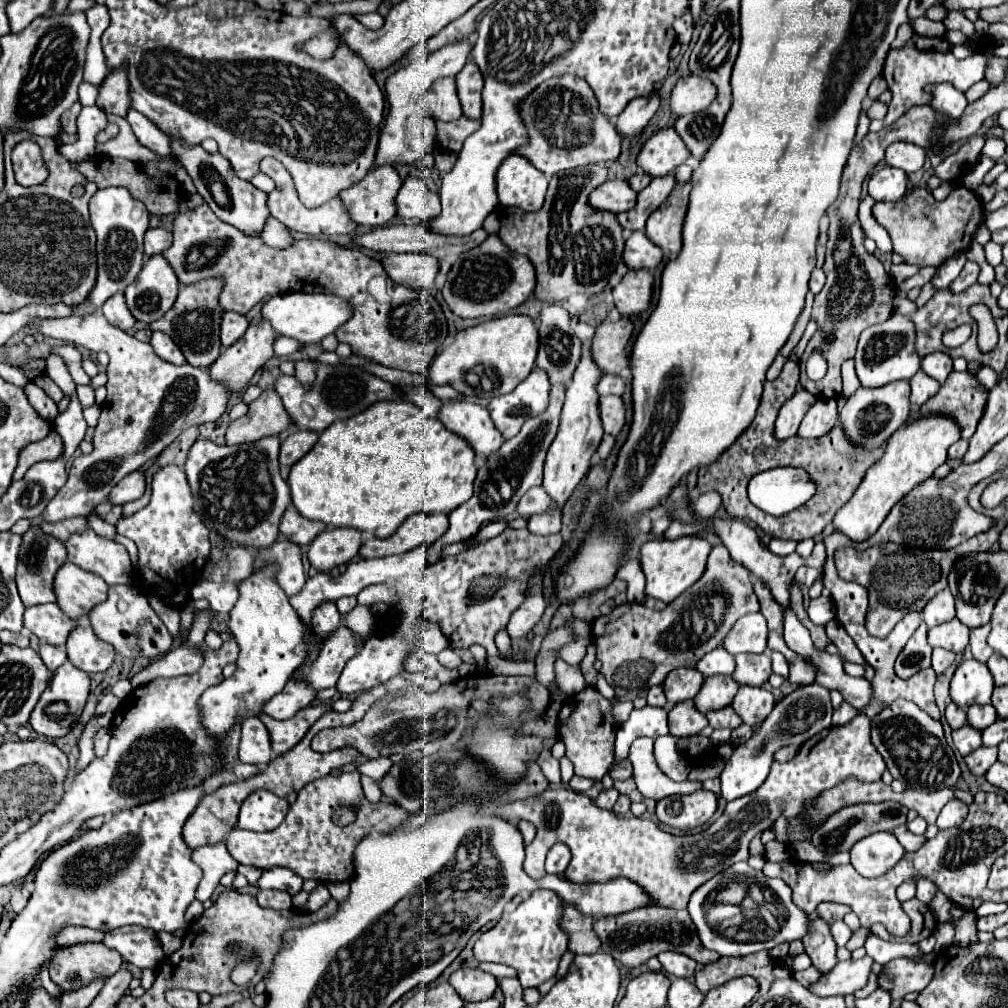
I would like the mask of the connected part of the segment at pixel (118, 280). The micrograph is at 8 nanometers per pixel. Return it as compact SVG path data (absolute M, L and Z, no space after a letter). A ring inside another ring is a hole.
M102 188L98 190L90 200L90 218L92 226L96 230L98 242L96 242L96 256L98 256L98 278L94 288L90 290L88 298L76 306L72 306L74 316L86 316L94 314L110 296L116 292L124 292L142 270L142 240L144 232L148 228L148 210L146 206L132 198L132 194L124 188ZM134 256L134 264L130 264L130 258Z

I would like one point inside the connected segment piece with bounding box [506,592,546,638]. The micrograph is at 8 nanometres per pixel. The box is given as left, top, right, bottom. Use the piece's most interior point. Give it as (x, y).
(526, 617)

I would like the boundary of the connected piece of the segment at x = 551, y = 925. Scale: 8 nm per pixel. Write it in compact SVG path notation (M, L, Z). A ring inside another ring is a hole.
M538 888L514 912L504 912L502 918L488 932L480 934L480 938L474 944L474 956L480 962L498 962L512 966L518 974L522 988L538 986L556 974L558 962L568 950L568 934L560 926L560 920L560 896L552 890Z

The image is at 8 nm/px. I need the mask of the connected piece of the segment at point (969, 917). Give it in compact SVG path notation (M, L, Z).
M968 912L962 918L954 920L954 924L956 924L954 944L958 944L958 946L970 946L970 944L978 942L976 940L976 924L974 922L976 922L976 914L974 912Z

